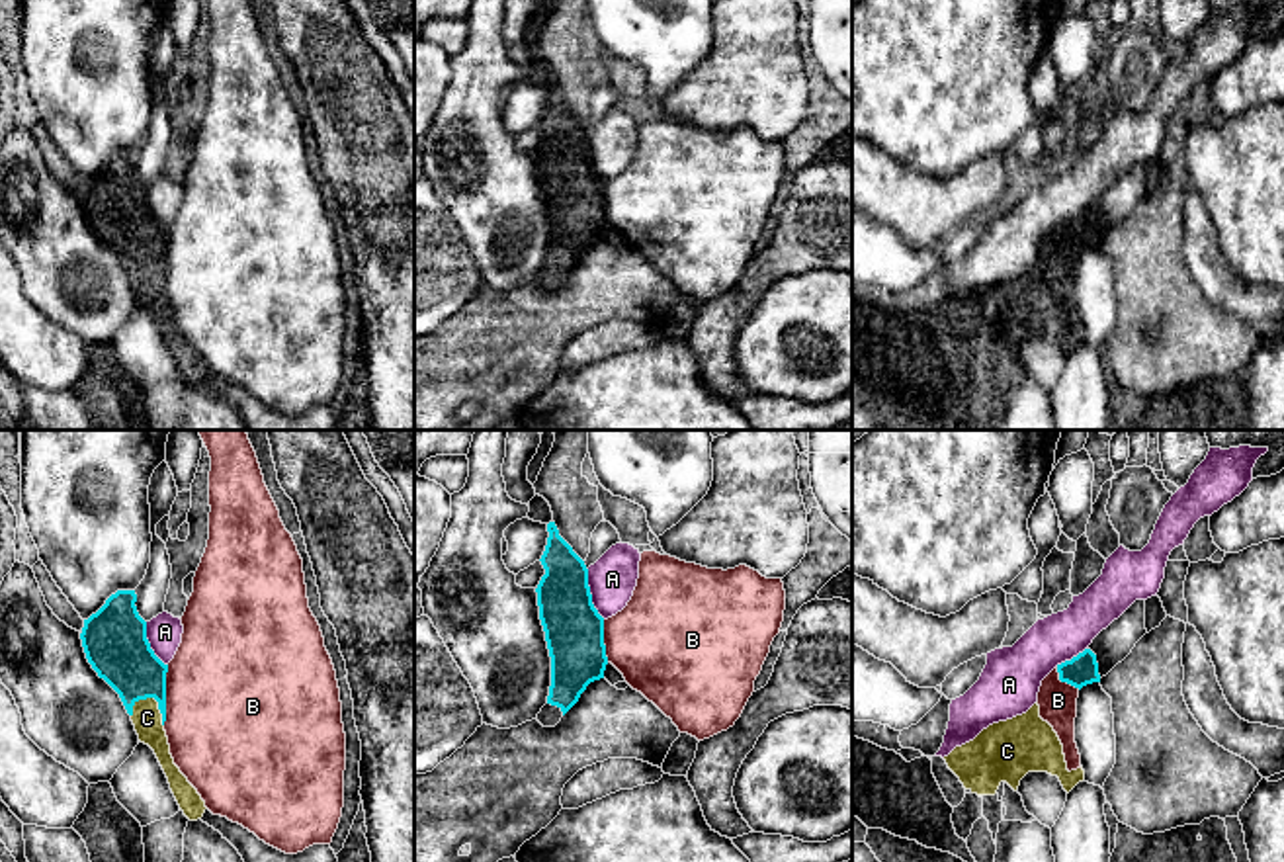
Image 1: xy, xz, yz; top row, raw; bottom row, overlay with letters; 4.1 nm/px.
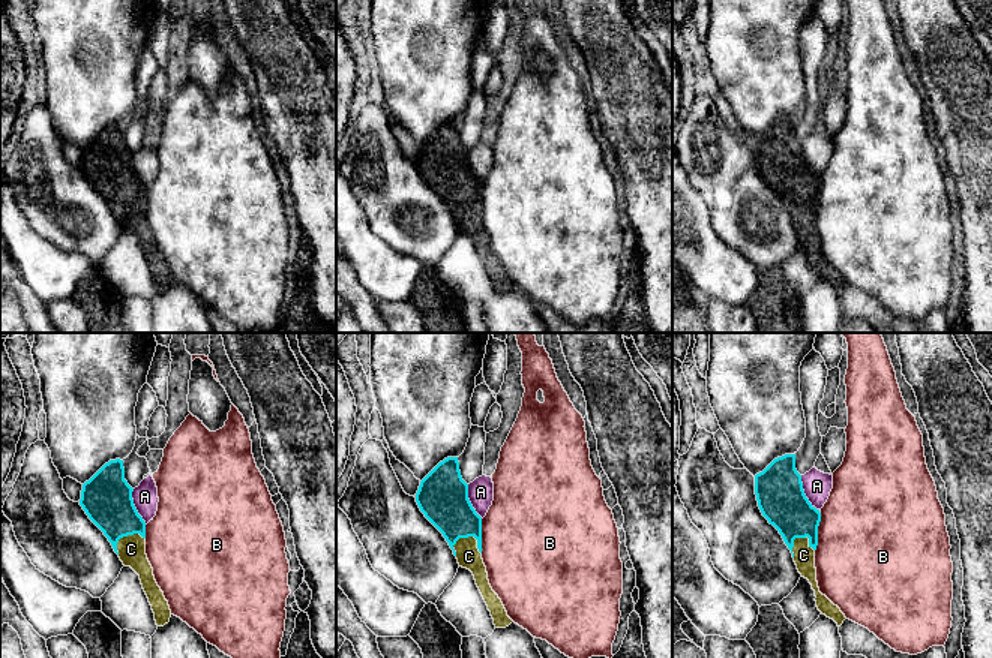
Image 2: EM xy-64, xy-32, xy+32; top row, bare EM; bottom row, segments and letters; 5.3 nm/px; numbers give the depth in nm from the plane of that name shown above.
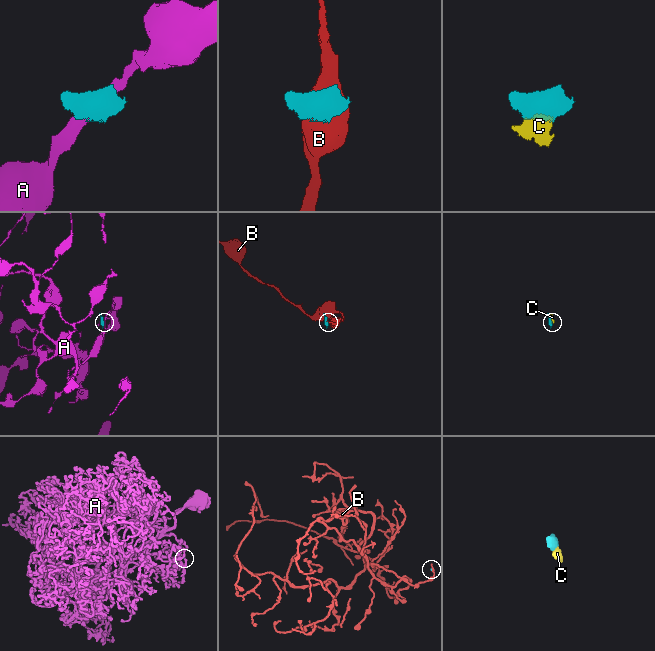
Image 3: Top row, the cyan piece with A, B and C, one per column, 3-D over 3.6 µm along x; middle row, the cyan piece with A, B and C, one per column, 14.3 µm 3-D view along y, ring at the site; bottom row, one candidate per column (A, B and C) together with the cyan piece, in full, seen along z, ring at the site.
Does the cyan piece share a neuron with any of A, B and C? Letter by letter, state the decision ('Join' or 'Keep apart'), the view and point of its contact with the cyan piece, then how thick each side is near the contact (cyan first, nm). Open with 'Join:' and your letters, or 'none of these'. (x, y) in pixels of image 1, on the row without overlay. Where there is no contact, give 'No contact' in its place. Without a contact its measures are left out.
Join: C
A: Keep apart. Touches cyan at xz (591, 157). Thickness 240 nm (cyan) against 200 nm
B: Keep apart. Touches cyan at xy (165, 257). Thickness 240 nm (cyan) against 500 nm
C: Join. Touches cyan at xy (157, 262). Thickness 240 nm (cyan) against 120 nm

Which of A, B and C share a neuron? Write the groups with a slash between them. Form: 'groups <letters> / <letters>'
groups A / B / C

